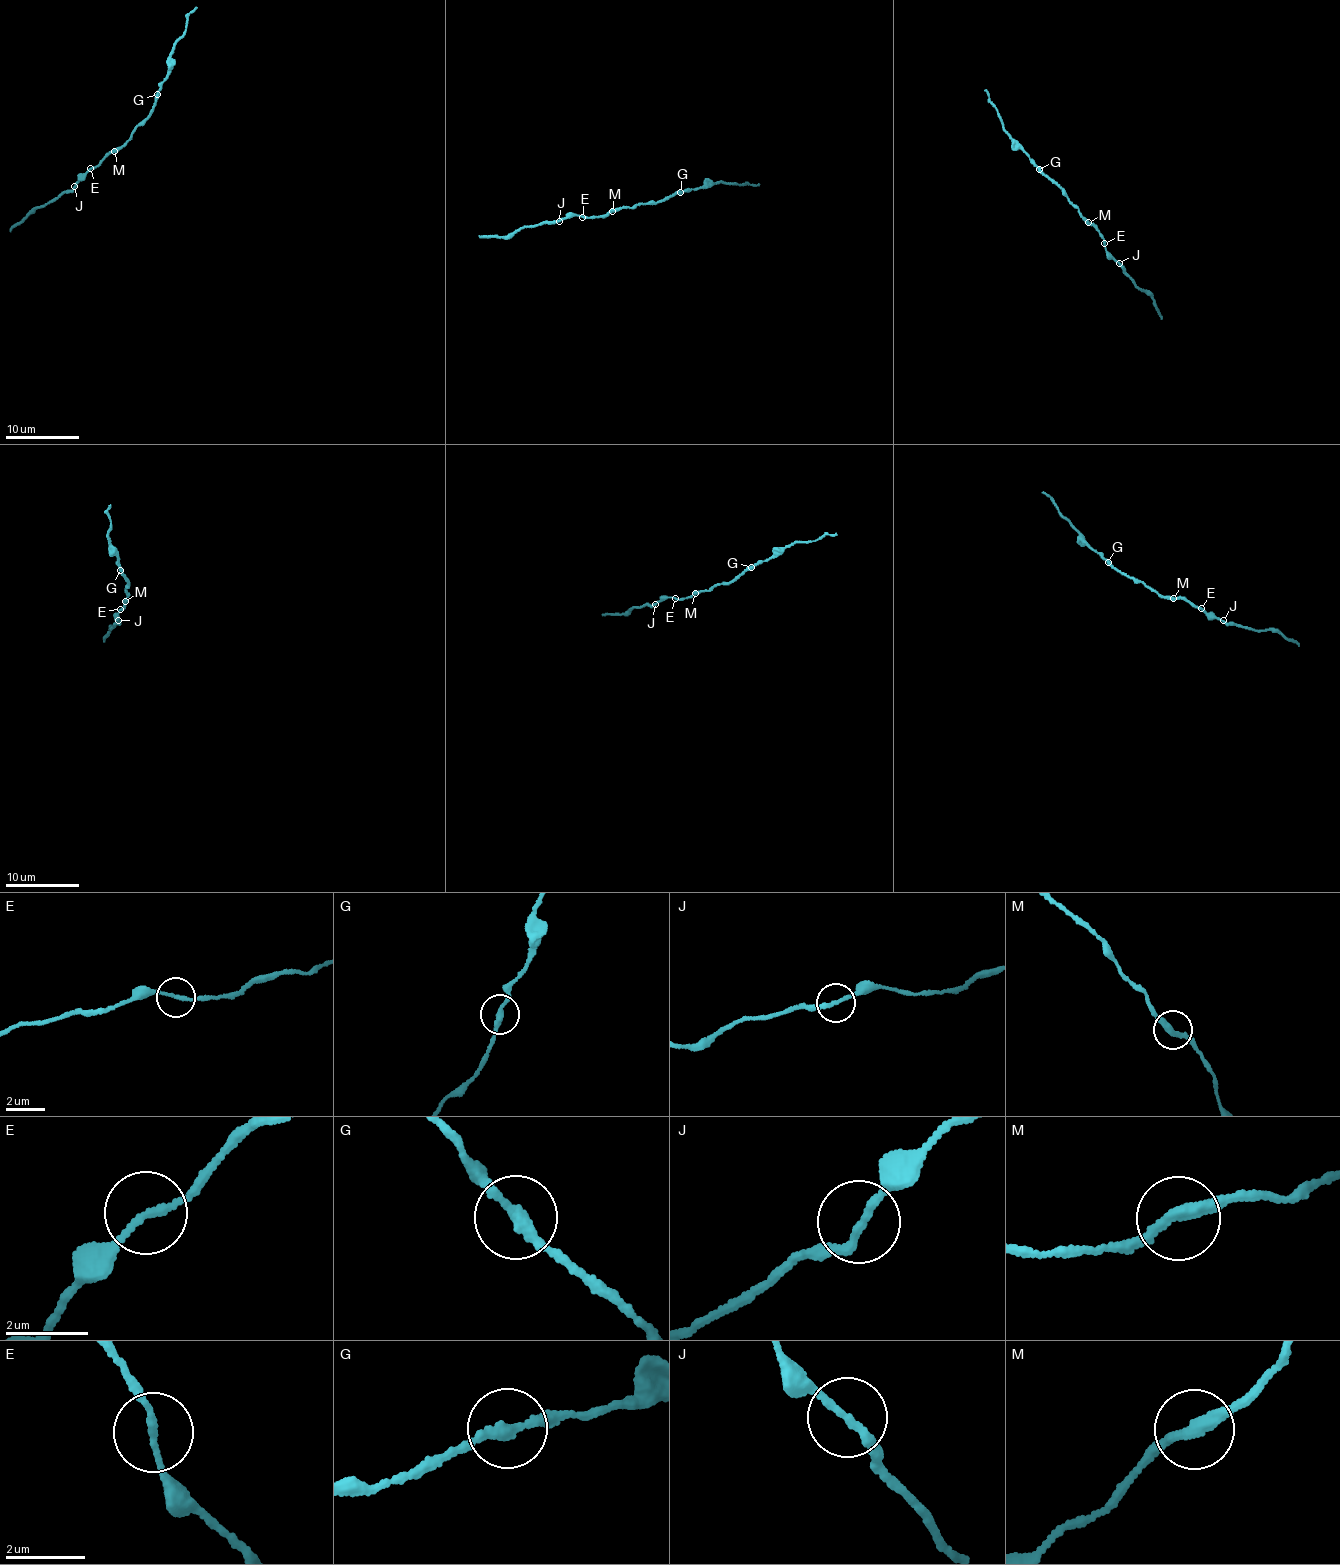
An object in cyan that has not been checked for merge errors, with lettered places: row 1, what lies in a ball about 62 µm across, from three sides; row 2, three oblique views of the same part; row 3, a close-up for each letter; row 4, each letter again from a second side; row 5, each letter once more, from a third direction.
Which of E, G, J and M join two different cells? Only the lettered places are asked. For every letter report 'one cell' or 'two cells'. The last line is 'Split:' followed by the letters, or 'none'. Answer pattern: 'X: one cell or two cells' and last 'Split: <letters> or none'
E: one cell
G: two cells
J: one cell
M: one cell
Split: G

